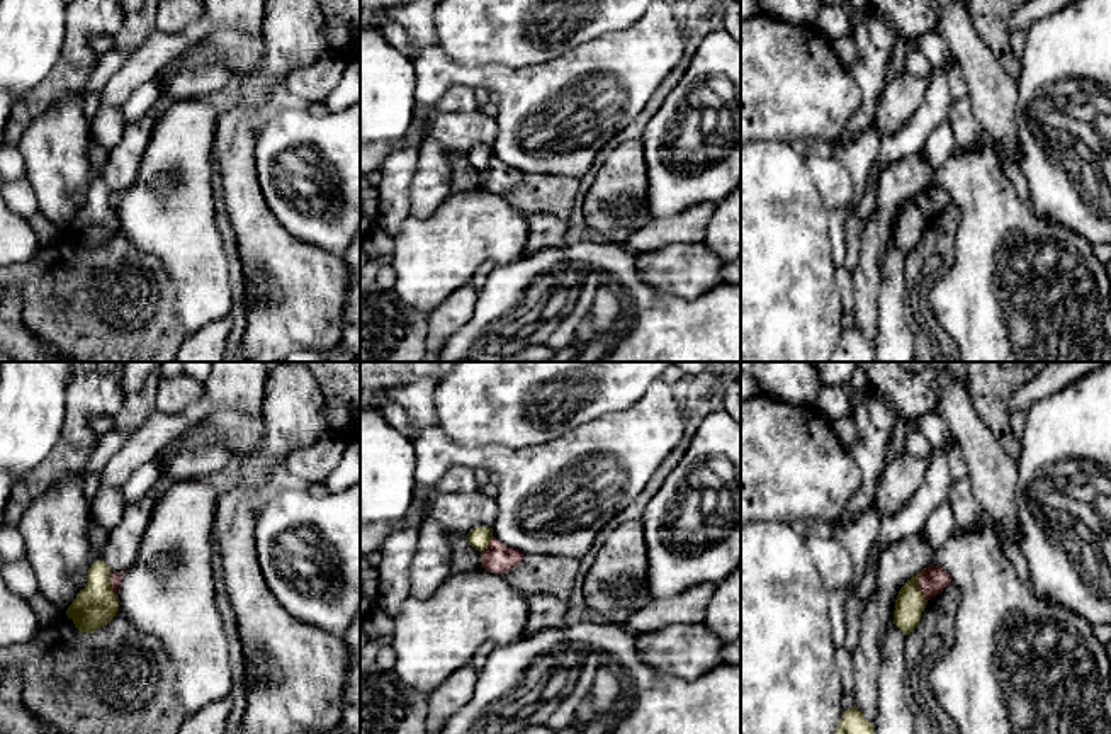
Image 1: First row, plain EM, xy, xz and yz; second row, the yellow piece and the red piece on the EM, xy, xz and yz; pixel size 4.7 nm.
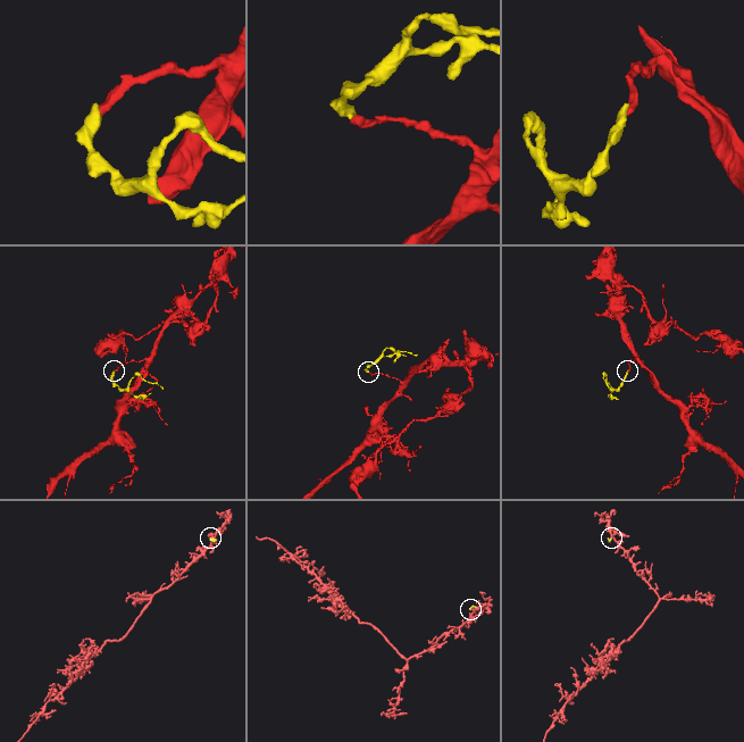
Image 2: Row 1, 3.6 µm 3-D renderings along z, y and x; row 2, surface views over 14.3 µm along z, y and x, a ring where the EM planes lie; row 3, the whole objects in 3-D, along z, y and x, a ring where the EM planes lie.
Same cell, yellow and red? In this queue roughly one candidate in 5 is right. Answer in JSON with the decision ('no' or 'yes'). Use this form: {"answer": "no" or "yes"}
{"answer": "no"}

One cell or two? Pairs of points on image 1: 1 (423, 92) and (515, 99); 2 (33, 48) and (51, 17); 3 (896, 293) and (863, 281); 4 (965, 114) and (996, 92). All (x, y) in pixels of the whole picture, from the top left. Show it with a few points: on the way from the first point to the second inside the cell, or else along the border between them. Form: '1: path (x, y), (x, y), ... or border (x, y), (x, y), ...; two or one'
1: path (445, 75), (493, 77); one
2: path (33, 41), (33, 36), (45, 24); one
3: border (885, 248), (875, 327); two
4: border (967, 97), (981, 128); two

